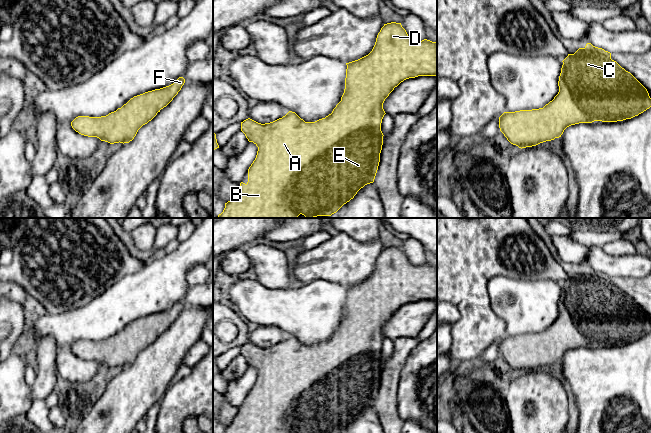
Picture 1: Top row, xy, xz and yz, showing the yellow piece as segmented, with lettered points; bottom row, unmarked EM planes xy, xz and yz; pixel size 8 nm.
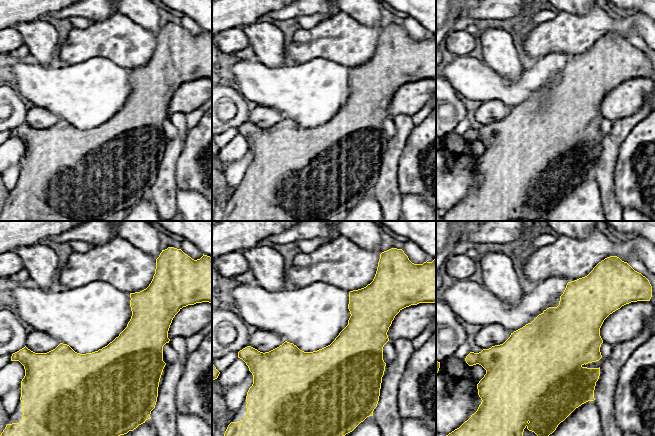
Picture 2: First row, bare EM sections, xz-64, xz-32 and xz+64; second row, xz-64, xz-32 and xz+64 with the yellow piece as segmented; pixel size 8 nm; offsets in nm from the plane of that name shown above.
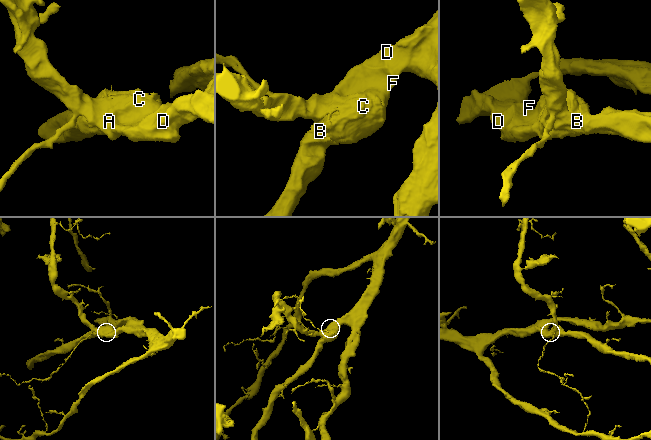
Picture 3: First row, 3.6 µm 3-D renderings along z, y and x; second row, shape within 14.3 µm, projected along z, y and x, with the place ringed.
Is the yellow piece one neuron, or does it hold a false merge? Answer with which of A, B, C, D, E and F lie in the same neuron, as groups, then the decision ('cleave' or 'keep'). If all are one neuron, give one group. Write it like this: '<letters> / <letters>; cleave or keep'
A B C D E F; keep

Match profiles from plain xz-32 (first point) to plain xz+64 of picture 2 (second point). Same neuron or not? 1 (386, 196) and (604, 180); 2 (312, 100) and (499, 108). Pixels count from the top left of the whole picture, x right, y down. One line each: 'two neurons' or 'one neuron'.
1: one neuron
2: two neurons

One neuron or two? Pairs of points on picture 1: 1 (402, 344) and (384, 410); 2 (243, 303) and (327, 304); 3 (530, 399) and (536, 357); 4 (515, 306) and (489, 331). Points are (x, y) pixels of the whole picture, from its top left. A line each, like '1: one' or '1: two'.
1: one
2: one
3: one
4: two

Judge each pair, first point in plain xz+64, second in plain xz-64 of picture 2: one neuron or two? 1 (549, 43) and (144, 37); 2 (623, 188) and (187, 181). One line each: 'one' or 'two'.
1: one
2: one

